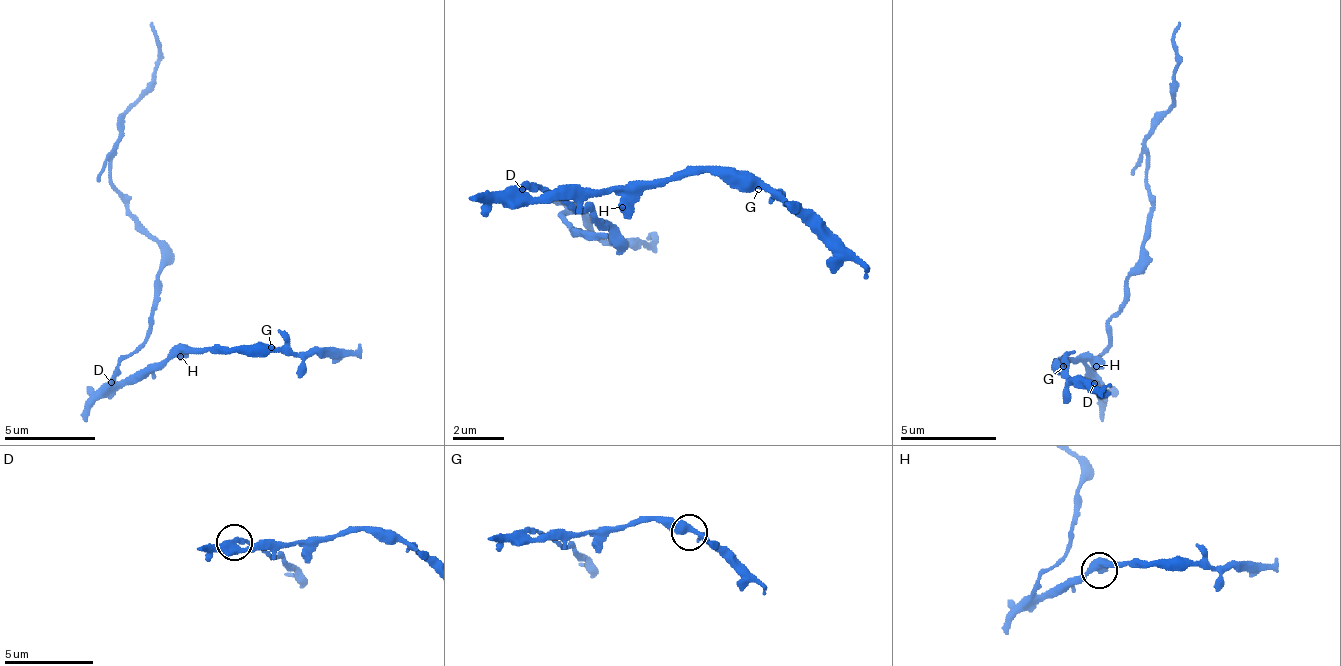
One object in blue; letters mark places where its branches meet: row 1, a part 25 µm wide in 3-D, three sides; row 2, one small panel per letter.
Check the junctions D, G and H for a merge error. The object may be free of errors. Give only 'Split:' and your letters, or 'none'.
Split: D

